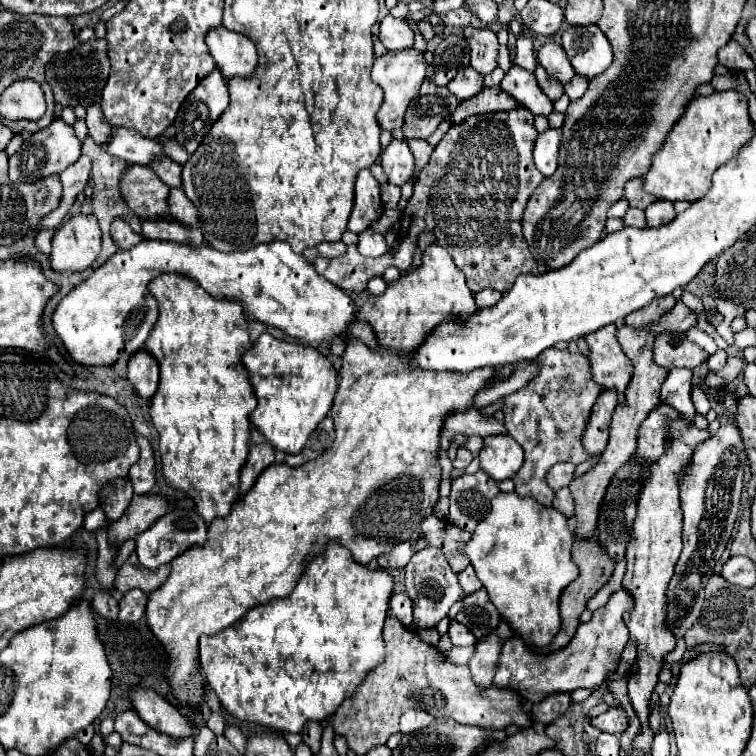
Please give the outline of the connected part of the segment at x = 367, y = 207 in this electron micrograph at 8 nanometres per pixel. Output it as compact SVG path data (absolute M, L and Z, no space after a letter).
M360 170L356 176L356 194L354 194L354 210L348 220L348 230L360 234L380 218L382 214L382 200L380 200L380 186L370 174L370 170Z

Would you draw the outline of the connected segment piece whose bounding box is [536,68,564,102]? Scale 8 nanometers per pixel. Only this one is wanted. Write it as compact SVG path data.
M536 68L536 80L538 80L538 86L542 88L542 92L544 92L552 102L556 102L556 100L564 94L562 84L560 84L558 80L554 80L552 76L548 76L548 74L544 72L544 68Z

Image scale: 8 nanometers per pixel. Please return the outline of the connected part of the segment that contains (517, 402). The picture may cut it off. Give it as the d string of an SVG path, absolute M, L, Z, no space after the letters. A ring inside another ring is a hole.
M548 348L538 356L538 362L542 364L540 374L522 390L510 394L504 398L504 424L508 428L508 434L524 448L526 460L524 466L520 468L520 472L512 478L516 484L516 494L524 496L524 498L534 498L538 500L542 506L552 506L555 492L546 483L546 474L548 470L556 464L556 462L568 462L572 460L572 464L580 464L584 460L588 460L590 456L584 452L582 446L582 432L584 432L584 424L588 420L588 412L594 404L594 398L598 398L600 394L600 386L592 380L590 374L590 364L588 358L582 356L580 352L570 352L570 350L558 350L558 348Z

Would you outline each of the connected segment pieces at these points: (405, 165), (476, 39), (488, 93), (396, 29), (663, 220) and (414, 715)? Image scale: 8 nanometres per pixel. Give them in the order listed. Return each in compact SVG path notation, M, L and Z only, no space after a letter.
M392 140L380 154L380 166L384 168L388 182L402 186L414 174L414 156L404 140Z
M464 28L464 36L472 50L470 66L480 74L490 74L498 68L498 40L490 28Z
M484 88L476 96L460 102L458 108L450 116L450 122L460 124L462 120L466 120L472 114L504 112L504 110L512 110L512 108L518 108L518 104L516 104L516 100L512 100L512 96L508 92L504 92L502 88Z
M390 14L380 22L378 38L386 46L388 52L412 48L412 44L414 44L414 32L408 26L408 22L398 20L398 18L390 16Z
M658 200L646 208L648 226L662 226L668 224L672 218L676 218L676 212L674 212L674 204L668 200Z
M408 710L404 712L404 716L400 718L400 732L402 734L410 734L410 732L416 732L424 726L428 726L434 718L428 716L424 710Z

